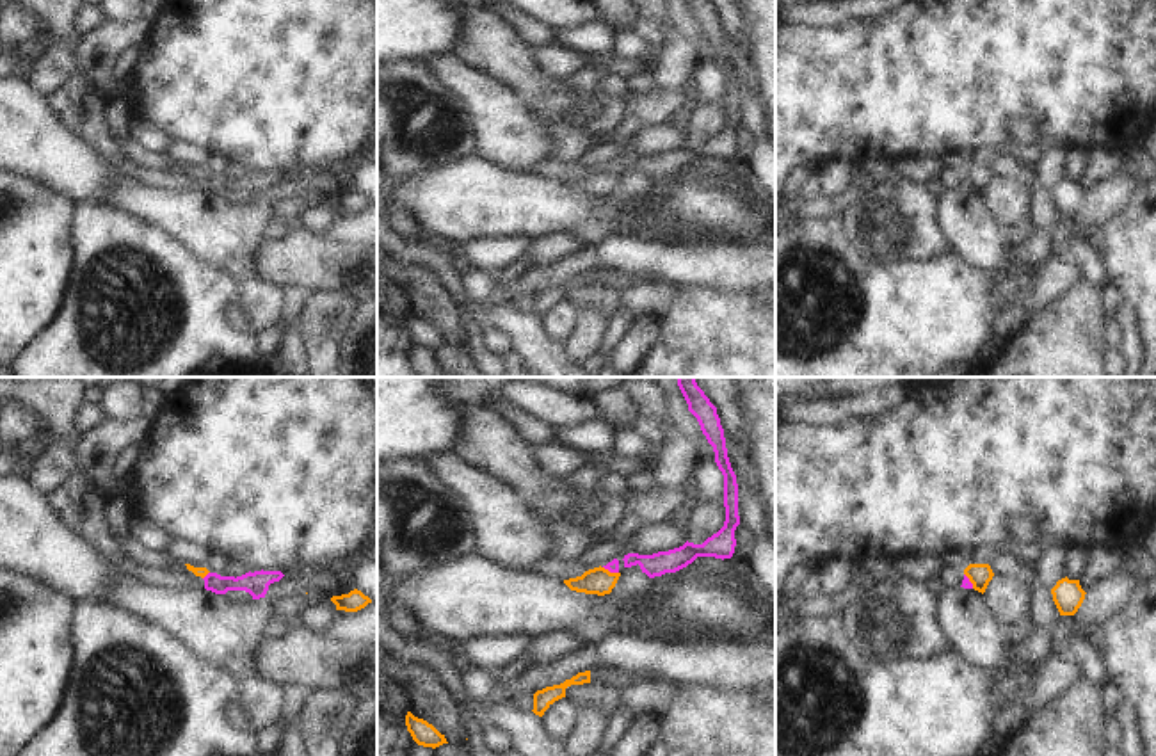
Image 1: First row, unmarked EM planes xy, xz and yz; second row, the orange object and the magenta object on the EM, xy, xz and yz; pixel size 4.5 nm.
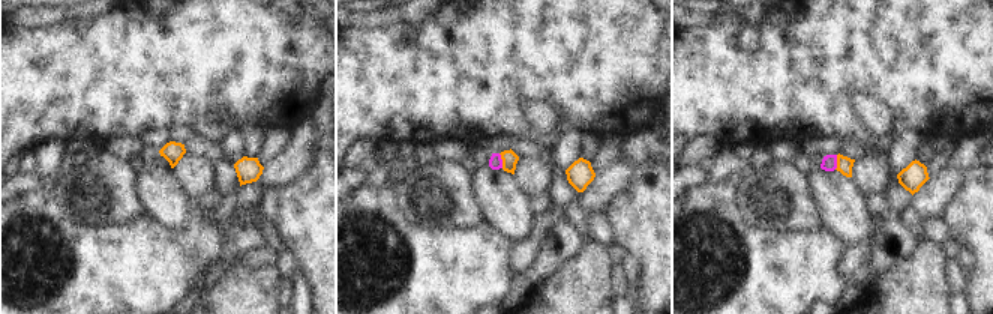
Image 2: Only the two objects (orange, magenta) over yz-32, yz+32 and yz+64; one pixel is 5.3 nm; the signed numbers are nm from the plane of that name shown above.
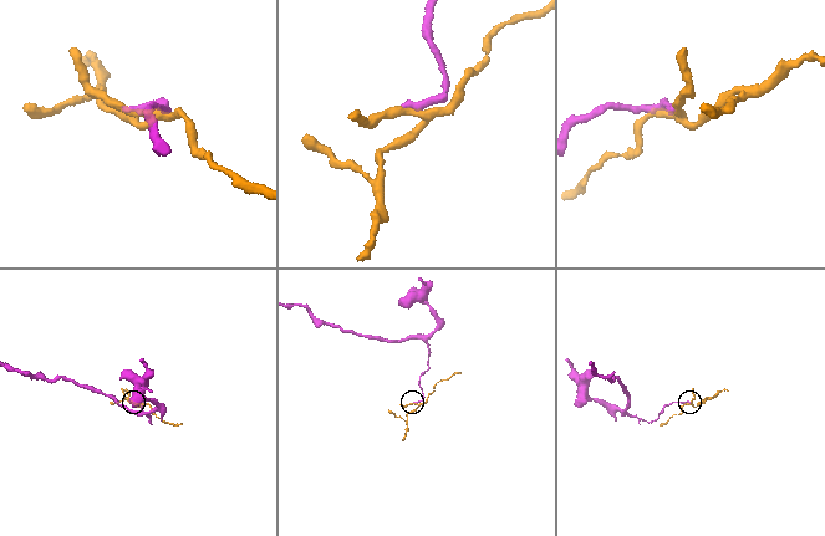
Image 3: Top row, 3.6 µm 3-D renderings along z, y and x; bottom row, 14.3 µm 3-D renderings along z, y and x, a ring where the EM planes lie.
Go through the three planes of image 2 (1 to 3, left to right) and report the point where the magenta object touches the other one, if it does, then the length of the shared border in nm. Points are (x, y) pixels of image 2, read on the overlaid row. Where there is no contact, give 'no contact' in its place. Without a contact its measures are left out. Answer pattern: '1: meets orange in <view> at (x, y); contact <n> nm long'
1: no contact
2: meets orange in yz+32 at (503, 161); contact 80 nm long
3: meets orange in yz+64 at (837, 163); contact 80 nm long

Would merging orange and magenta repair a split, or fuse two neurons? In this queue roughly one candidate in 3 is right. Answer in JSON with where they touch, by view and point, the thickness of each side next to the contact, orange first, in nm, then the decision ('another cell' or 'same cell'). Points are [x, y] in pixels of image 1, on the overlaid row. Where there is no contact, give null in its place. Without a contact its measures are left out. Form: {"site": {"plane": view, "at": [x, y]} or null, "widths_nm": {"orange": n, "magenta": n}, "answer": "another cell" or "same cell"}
{"site": {"plane": "xz", "at": [609, 571]}, "widths_nm": {"orange": 120, "magenta": 50}, "answer": "another cell"}

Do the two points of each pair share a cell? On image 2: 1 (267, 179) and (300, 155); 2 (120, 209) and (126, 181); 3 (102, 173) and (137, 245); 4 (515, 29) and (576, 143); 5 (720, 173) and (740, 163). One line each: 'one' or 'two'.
1: one
2: one
3: two
4: two
5: one

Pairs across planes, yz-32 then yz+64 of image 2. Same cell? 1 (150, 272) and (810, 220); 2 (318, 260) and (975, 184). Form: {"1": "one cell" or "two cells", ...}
{"1": "two cells", "2": "one cell"}

